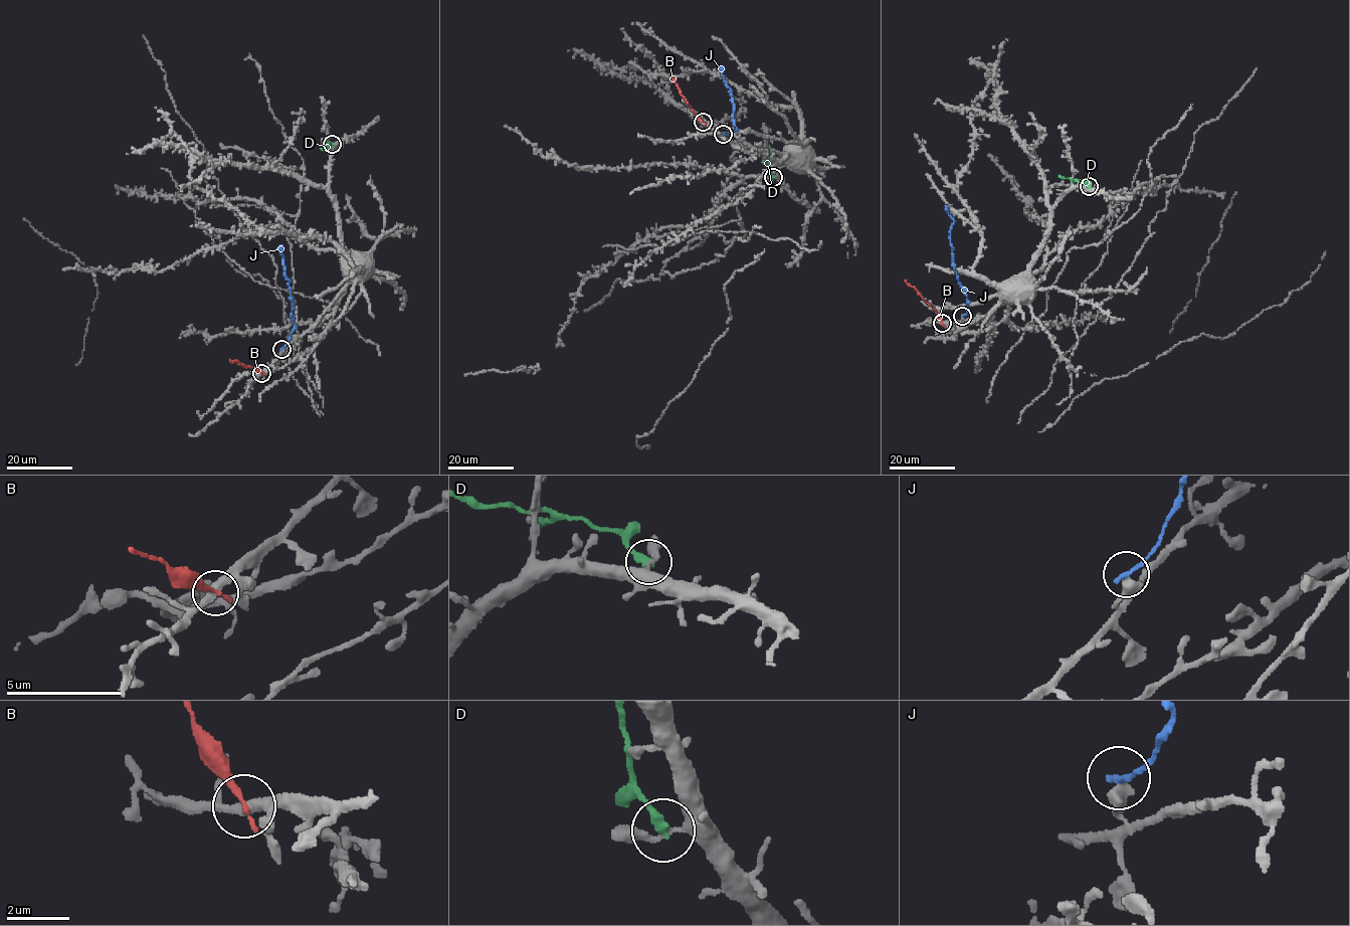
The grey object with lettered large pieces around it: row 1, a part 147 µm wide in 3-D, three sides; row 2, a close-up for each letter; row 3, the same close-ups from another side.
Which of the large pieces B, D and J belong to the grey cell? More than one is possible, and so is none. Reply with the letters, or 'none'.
none

